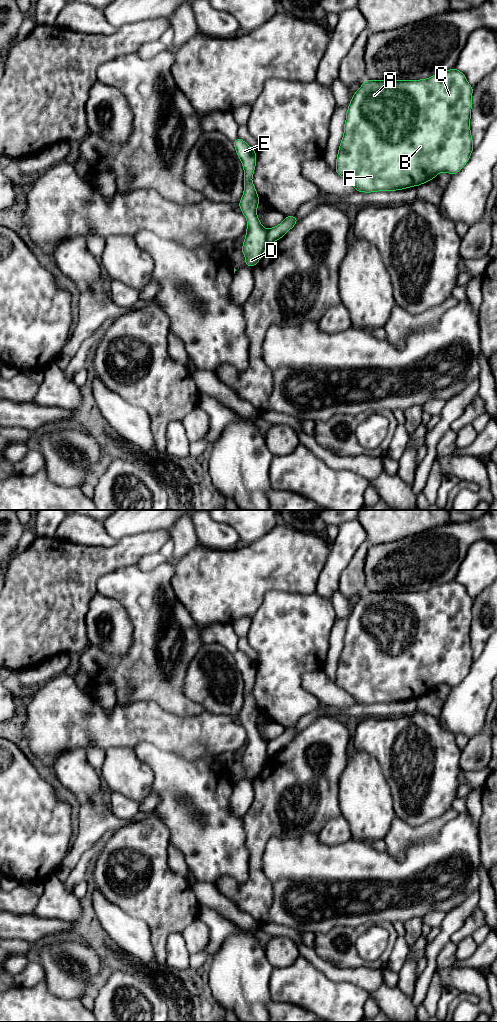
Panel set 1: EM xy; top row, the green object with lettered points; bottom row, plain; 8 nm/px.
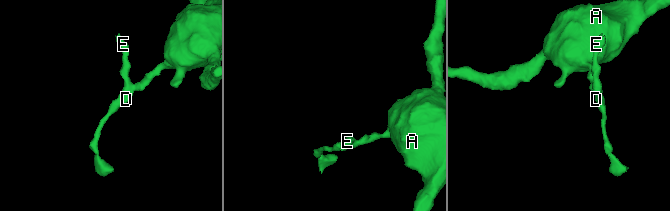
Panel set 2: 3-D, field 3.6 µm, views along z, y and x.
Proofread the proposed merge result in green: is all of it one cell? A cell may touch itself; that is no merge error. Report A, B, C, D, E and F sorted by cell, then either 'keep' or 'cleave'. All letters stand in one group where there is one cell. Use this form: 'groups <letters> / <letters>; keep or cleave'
groups A B C F / D E; cleave

